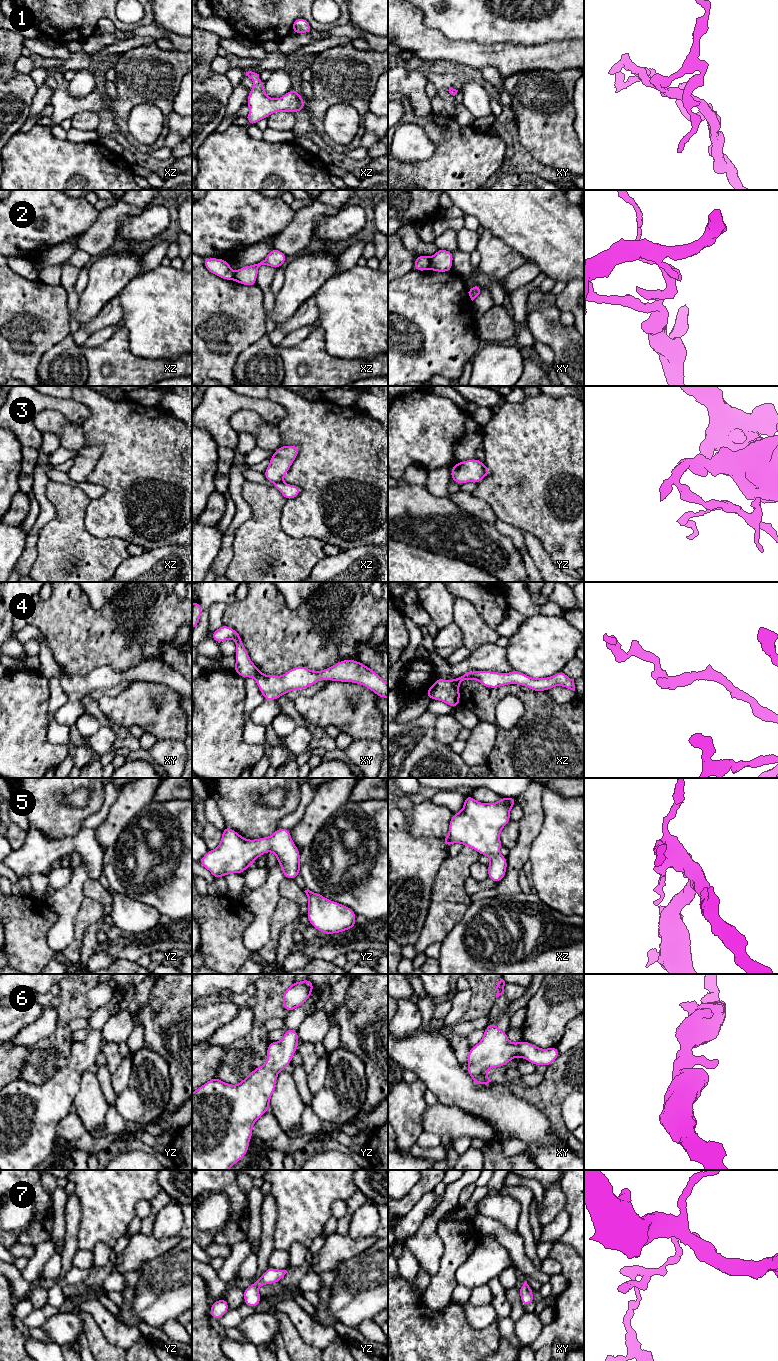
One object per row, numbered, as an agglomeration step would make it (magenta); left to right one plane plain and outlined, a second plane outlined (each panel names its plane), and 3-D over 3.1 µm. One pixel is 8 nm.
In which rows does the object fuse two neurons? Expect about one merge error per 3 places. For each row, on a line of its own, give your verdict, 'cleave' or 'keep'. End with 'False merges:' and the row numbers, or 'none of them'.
1: keep
2: cleave
3: cleave
4: cleave
5: keep
6: keep
7: keep
False merges: 2, 3, 4

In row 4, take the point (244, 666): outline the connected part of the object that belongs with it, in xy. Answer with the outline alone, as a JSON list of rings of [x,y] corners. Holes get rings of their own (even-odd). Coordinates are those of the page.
[[[222,625],[221,627],[219,627],[217,630],[215,630],[212,633],[211,639],[213,639],[218,644],[227,639],[235,640],[236,664],[233,671],[236,674],[241,675],[244,679],[248,677],[257,679],[257,677],[261,674],[261,671],[251,661],[249,654],[243,645],[242,638],[236,630],[234,630],[233,628],[229,626]]]

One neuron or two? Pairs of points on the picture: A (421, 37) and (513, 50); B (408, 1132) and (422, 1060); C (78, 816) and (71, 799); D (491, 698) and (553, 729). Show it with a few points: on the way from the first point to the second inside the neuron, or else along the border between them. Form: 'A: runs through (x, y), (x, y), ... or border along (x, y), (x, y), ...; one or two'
A: runs through (444, 49), (472, 54), (490, 54); one
B: border along (418, 1078), (427, 1088); two
C: border along (90, 791), (82, 806), (72, 807), (62, 799); two
D: runs through (507, 691), (517, 691), (520, 693), (540, 713); one

